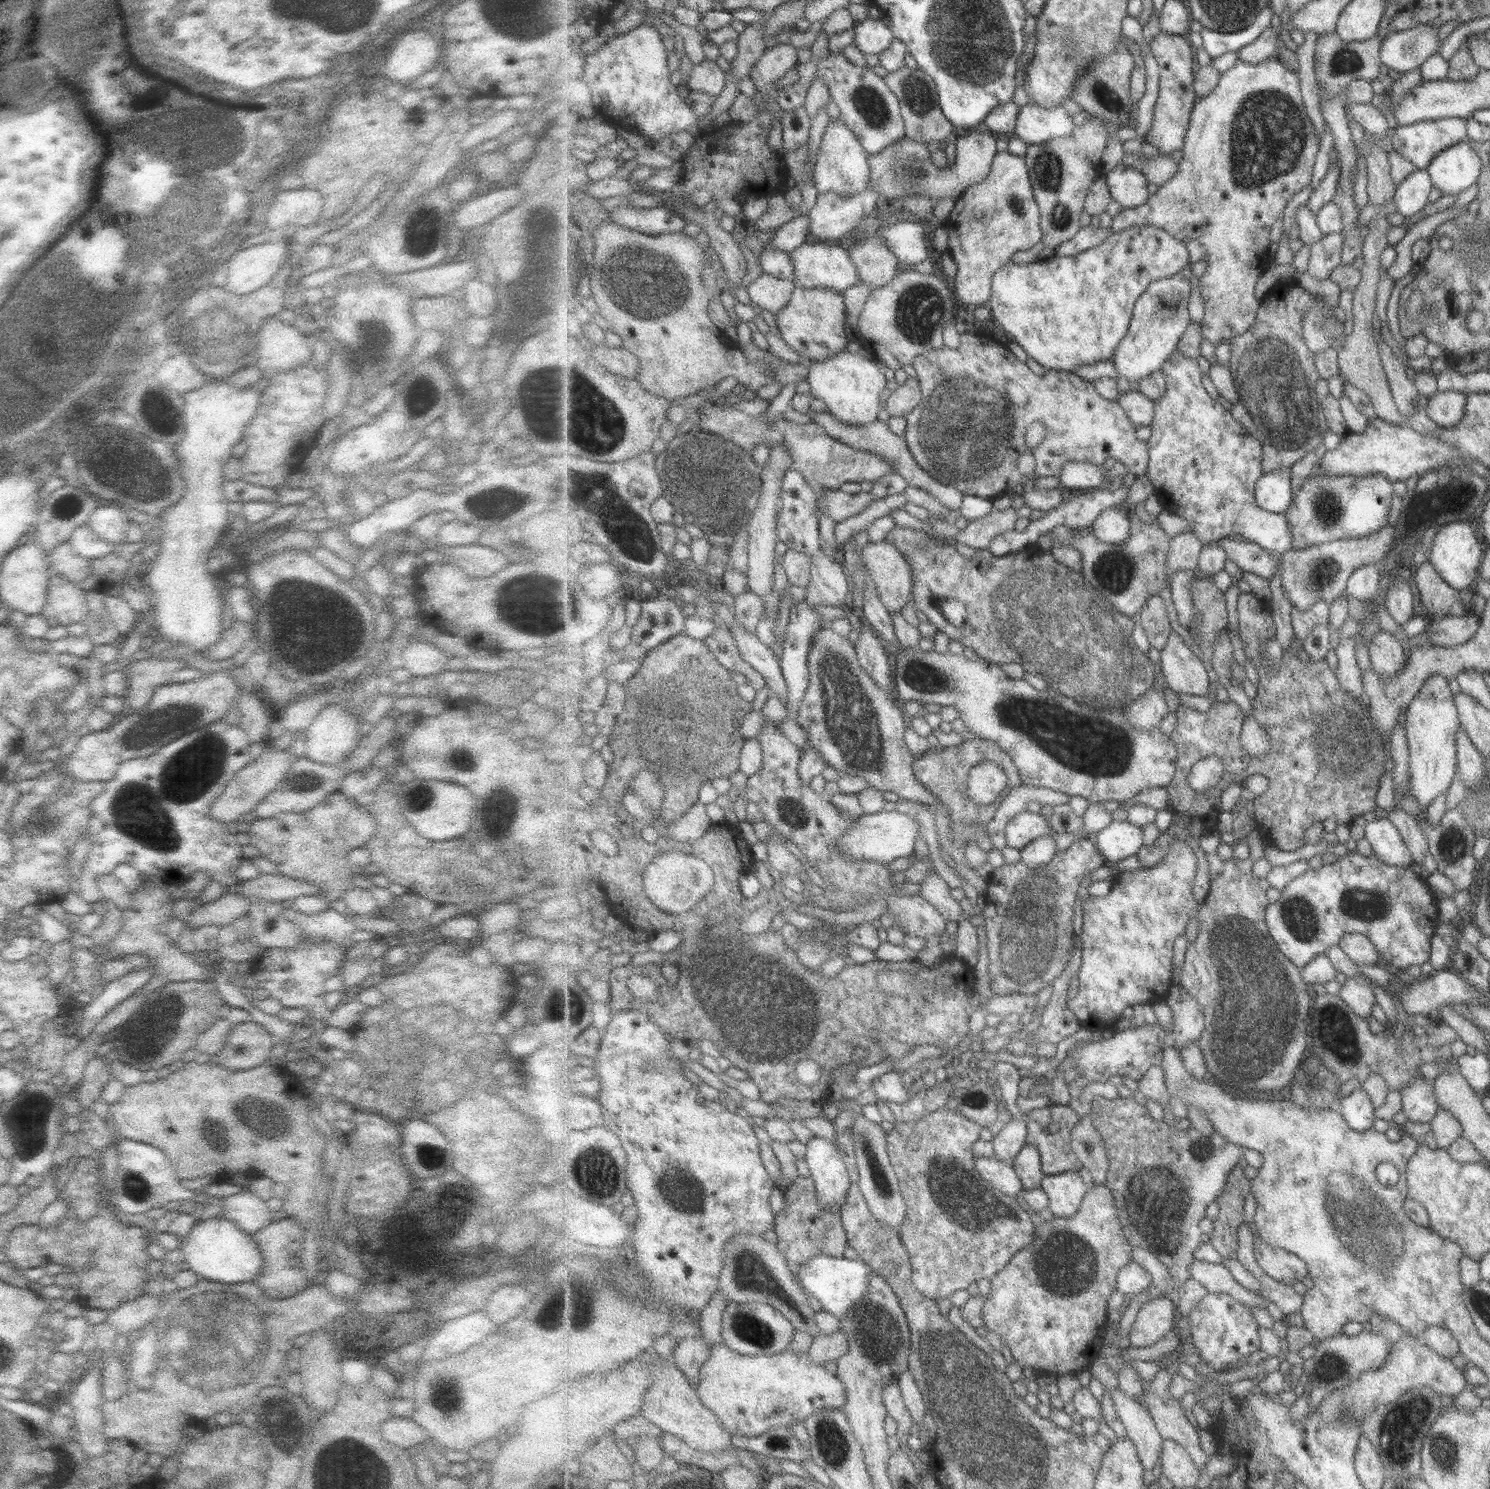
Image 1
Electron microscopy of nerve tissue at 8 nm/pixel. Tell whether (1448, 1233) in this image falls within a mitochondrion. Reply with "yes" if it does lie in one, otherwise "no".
no

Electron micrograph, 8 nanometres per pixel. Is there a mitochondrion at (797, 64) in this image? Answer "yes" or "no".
no

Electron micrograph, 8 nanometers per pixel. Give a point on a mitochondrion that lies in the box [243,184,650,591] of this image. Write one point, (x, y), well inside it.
(599, 428)

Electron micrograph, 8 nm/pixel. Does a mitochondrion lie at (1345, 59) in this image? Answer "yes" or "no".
yes

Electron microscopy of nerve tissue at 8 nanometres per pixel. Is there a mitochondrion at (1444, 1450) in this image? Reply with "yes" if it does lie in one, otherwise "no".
yes

